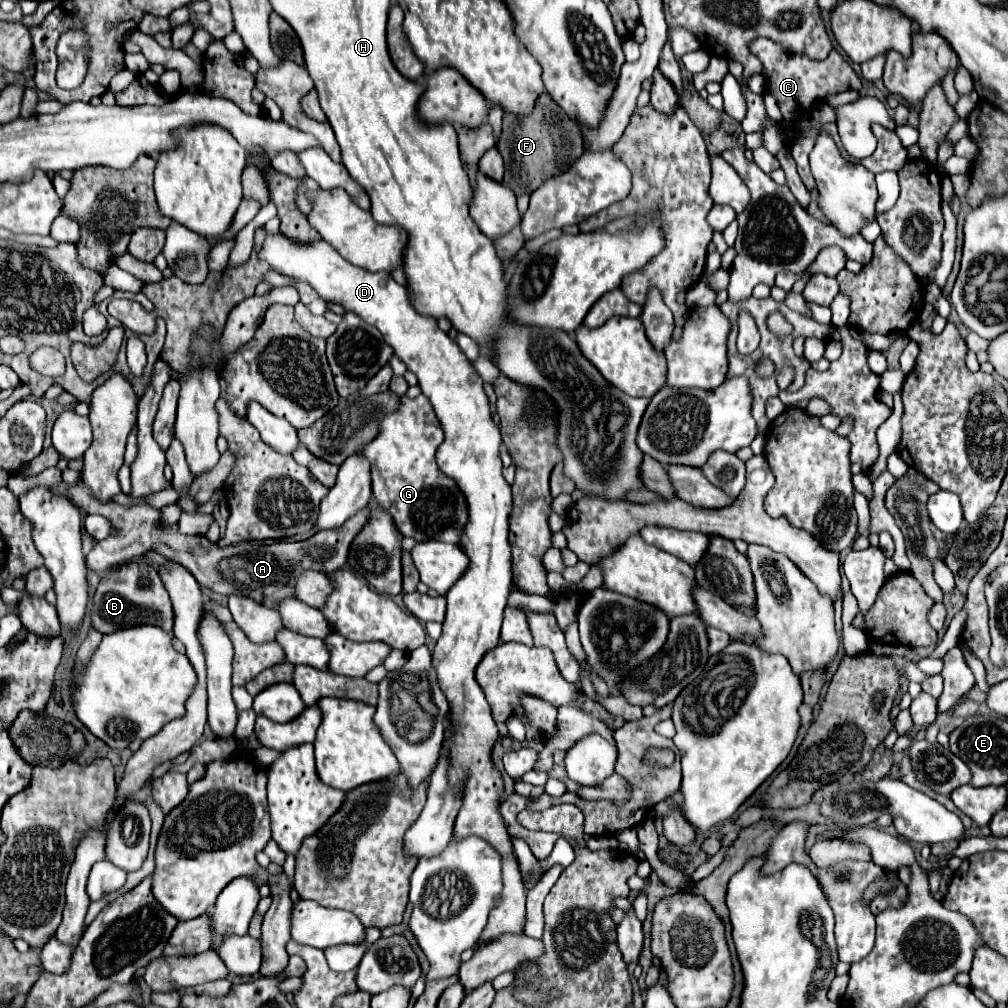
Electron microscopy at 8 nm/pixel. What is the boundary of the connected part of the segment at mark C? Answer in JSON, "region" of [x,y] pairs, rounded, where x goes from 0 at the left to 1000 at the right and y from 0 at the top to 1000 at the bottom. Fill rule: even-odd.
{"region":[[[750,38],[744,44],[746,52],[756,60],[758,63],[758,79],[760,79],[760,91],[758,91],[758,101],[762,115],[776,123],[776,127],[784,127],[790,123],[788,111],[798,111],[804,107],[804,102],[810,102],[811,95],[819,95],[827,91],[837,91],[845,87],[853,87],[855,81],[849,75],[849,71],[843,67],[843,63],[829,52],[825,50],[821,58],[817,60],[804,60],[800,54],[782,54],[774,48],[774,44],[762,40],[762,38]]]}

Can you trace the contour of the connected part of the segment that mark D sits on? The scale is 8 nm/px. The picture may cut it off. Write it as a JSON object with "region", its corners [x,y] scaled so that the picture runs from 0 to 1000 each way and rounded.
{"region":[[[272,232],[272,234],[264,234],[264,240],[258,248],[258,256],[266,258],[266,262],[284,274],[292,274],[292,276],[300,276],[304,278],[321,298],[329,298],[333,302],[339,302],[341,308],[347,308],[351,312],[355,312],[363,321],[373,323],[379,333],[381,339],[391,347],[391,351],[403,361],[405,367],[409,367],[415,375],[417,387],[421,393],[427,395],[431,409],[440,425],[440,438],[437,440],[435,448],[433,448],[433,456],[435,462],[438,464],[438,468],[446,474],[452,476],[452,480],[456,482],[456,486],[462,492],[464,498],[464,508],[466,508],[466,518],[458,530],[456,536],[456,544],[464,550],[466,554],[466,562],[462,565],[462,569],[448,581],[448,585],[442,589],[444,593],[444,607],[442,607],[442,615],[440,615],[440,625],[438,625],[438,633],[433,639],[433,651],[429,655],[431,665],[435,669],[435,681],[440,687],[442,694],[444,694],[444,712],[450,724],[450,730],[446,732],[446,760],[444,760],[444,780],[454,780],[458,778],[458,802],[452,810],[450,815],[450,827],[454,831],[462,831],[462,829],[474,829],[478,833],[482,833],[488,841],[492,841],[492,845],[498,849],[498,873],[500,873],[500,883],[496,885],[496,897],[492,897],[484,909],[484,917],[476,927],[476,937],[484,937],[488,933],[494,933],[500,927],[520,927],[520,915],[522,915],[522,883],[518,877],[518,867],[514,863],[514,853],[510,849],[508,843],[508,833],[506,827],[502,825],[502,817],[498,813],[496,808],[496,790],[500,786],[500,774],[496,764],[490,760],[488,756],[488,742],[492,738],[492,734],[496,732],[492,716],[486,708],[484,696],[480,694],[480,687],[474,681],[470,667],[474,657],[480,653],[480,649],[488,643],[494,641],[494,631],[496,631],[496,621],[498,621],[498,607],[502,603],[502,595],[508,583],[508,560],[506,560],[506,540],[504,540],[504,512],[506,512],[506,504],[508,504],[508,492],[506,492],[506,480],[500,476],[498,472],[498,460],[494,454],[494,444],[498,440],[496,437],[496,427],[494,423],[488,419],[488,409],[484,403],[484,395],[478,387],[478,375],[474,373],[474,369],[468,365],[468,359],[460,353],[460,349],[454,345],[454,341],[450,341],[442,329],[438,329],[433,321],[431,315],[419,313],[411,308],[411,304],[405,298],[403,286],[393,282],[389,278],[389,274],[385,270],[365,270],[361,266],[349,264],[347,260],[343,260],[331,246],[327,246],[321,238],[317,240],[310,240],[310,242],[294,242],[286,236],[282,236],[280,232]]]}

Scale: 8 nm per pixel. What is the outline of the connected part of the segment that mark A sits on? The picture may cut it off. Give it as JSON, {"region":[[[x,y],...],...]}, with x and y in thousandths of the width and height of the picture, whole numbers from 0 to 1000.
{"region":[[[81,478],[69,486],[69,492],[87,510],[105,512],[111,518],[111,522],[119,526],[117,532],[105,534],[89,546],[89,550],[85,552],[87,565],[103,567],[115,560],[123,560],[131,554],[143,552],[149,546],[155,546],[163,554],[183,560],[192,569],[192,573],[196,575],[200,583],[206,583],[222,591],[238,589],[238,591],[254,595],[256,599],[264,603],[276,603],[280,595],[292,593],[294,571],[298,571],[302,565],[315,565],[325,569],[337,565],[343,560],[347,538],[351,536],[353,528],[357,528],[359,520],[365,518],[365,504],[359,504],[349,514],[345,514],[345,518],[341,518],[341,522],[337,522],[335,526],[317,526],[310,534],[300,538],[274,538],[268,542],[238,538],[234,542],[230,540],[216,542],[216,540],[210,540],[204,532],[179,530],[177,520],[161,522],[161,516],[159,516],[161,508],[151,502],[121,502],[115,498],[99,500],[97,496],[93,496],[93,492],[87,488],[87,484]]]}

